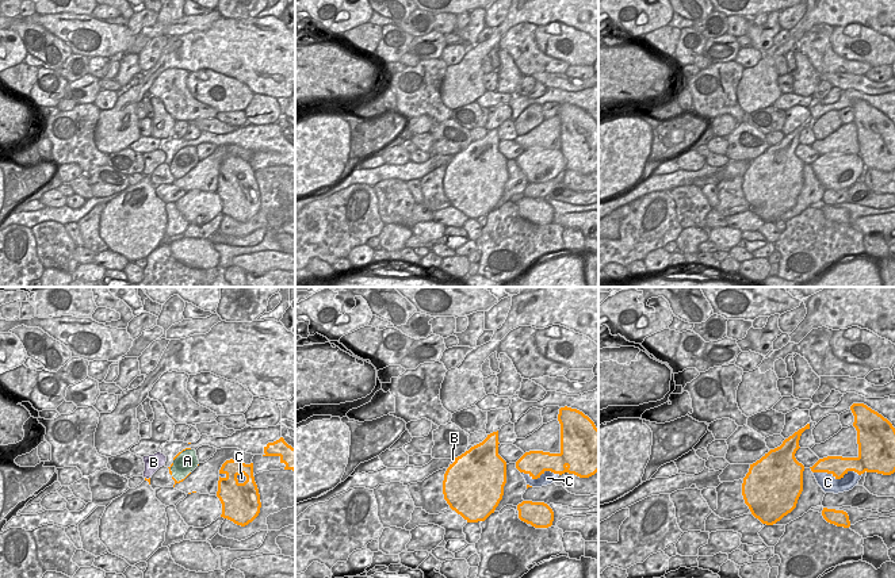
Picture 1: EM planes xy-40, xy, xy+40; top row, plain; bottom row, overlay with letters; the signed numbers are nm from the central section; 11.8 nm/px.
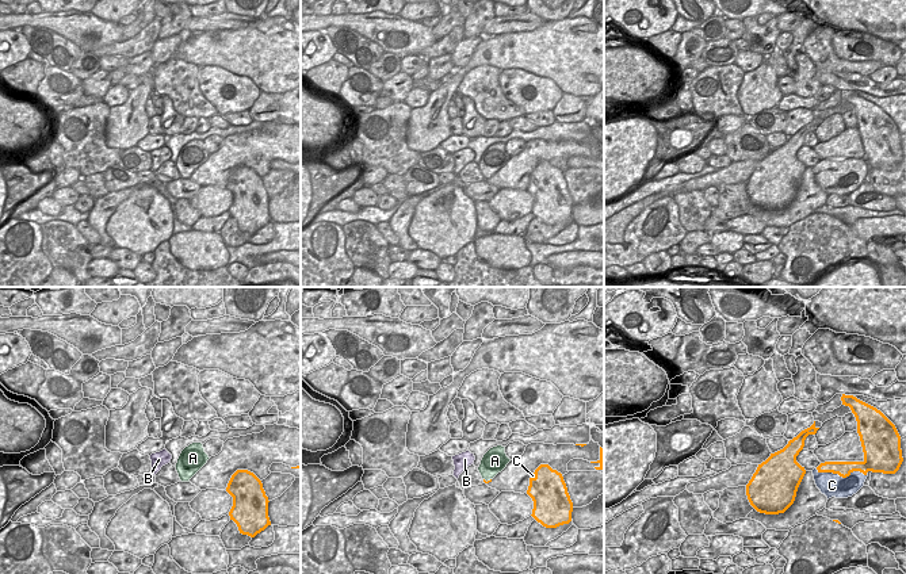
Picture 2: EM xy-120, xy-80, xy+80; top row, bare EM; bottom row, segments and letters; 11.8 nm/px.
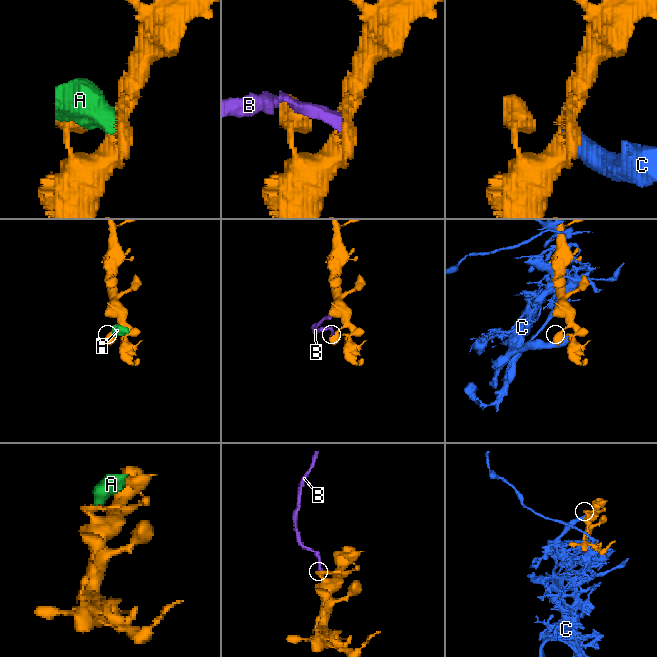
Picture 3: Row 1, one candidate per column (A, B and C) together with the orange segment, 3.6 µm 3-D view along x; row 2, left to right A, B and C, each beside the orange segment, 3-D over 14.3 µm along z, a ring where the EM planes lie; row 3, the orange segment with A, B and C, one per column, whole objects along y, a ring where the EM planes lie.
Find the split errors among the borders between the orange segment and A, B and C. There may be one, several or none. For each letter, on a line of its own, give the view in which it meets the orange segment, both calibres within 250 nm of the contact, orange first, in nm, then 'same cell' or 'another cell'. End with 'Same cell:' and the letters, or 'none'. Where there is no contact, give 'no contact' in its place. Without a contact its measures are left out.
A: xy-40 | 30/240 nm | another cell
B: xy | 500/30 nm | another cell
C: xy+40 | 240/200 nm | another cell
Same cell: none

